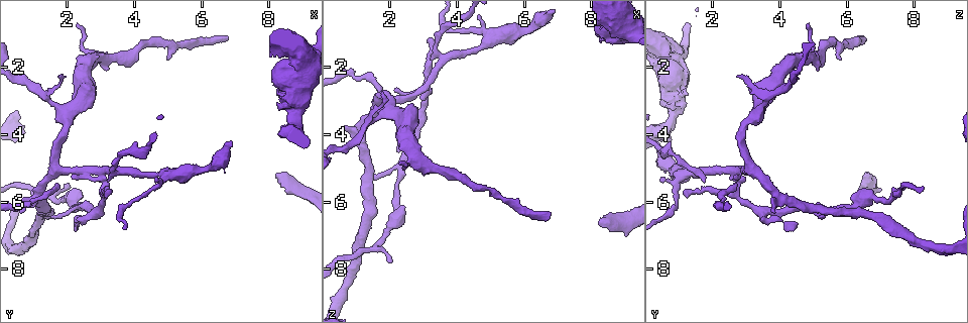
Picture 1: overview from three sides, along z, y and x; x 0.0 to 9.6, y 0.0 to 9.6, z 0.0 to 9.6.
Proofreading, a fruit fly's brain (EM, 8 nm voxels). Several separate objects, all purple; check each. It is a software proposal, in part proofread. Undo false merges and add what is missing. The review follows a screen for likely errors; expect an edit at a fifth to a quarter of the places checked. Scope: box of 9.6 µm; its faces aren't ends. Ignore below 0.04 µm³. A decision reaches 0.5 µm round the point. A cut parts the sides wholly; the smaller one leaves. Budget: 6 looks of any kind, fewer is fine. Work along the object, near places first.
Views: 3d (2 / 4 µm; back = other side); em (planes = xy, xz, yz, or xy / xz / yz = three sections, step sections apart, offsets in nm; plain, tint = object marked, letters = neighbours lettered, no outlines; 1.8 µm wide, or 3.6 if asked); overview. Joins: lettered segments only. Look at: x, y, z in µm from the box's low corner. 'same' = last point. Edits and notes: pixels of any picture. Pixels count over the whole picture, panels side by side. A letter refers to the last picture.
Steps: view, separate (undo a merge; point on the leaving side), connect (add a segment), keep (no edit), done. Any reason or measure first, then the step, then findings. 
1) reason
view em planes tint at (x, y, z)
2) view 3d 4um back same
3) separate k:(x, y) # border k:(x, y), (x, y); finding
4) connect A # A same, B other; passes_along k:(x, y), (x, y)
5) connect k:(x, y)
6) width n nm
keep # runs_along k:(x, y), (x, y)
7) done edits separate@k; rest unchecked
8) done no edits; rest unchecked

thick turns thin
view 3d 4um at (8.90, 3.05, 0.85)

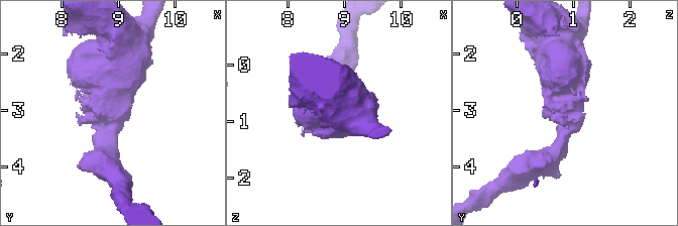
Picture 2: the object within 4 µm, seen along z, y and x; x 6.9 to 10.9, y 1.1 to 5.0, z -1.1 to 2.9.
view em 3.6um planes letters at (8.85, 3.10, 0.80)

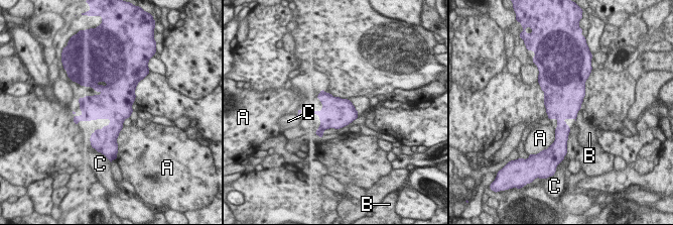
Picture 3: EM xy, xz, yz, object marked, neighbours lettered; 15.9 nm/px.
keep # A other, B other, C other; border 3:(123, 126), (117, 138), (117, 146); all the same cell

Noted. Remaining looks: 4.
stops while still wide
view 3d 2um at (8.30, 5.15, 6.65)

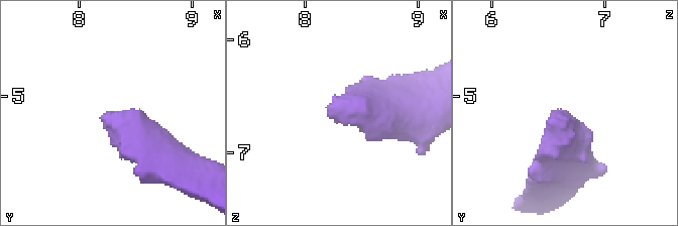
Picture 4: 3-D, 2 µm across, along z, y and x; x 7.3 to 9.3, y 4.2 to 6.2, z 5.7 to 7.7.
shape alone is not enough
view em xy step 16 letters at (8.22, 5.16, 6.60)

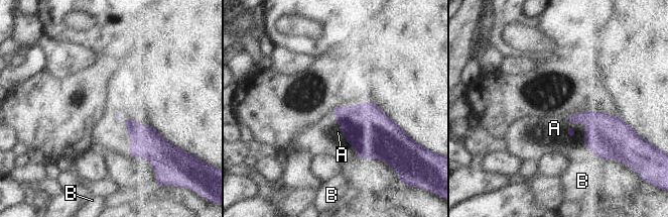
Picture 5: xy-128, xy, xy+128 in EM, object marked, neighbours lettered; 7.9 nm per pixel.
connect A # A same, B other; passes_along 5:(372, 133), (342, 130), (338, 132); it goes on there

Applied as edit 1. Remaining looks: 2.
done edits connect@5; rest unchecked

